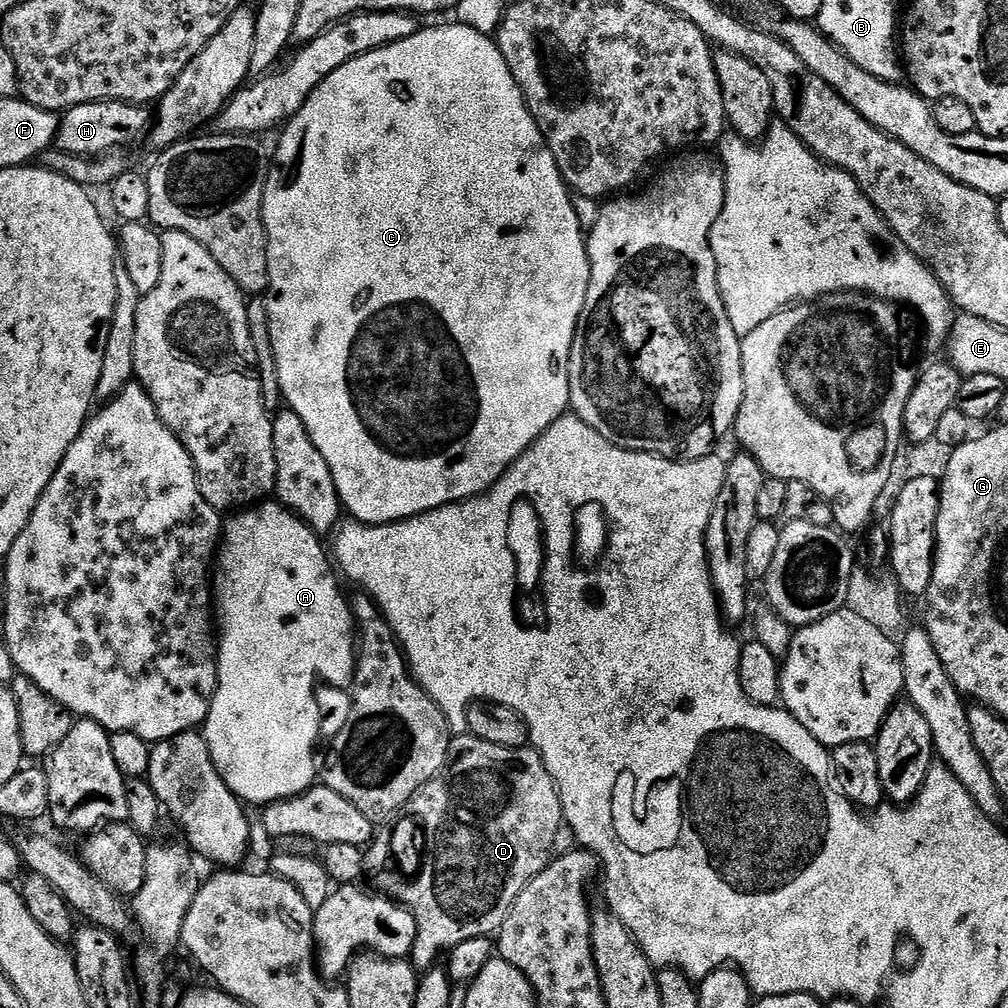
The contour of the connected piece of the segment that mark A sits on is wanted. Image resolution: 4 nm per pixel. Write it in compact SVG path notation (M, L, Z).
M261 502L247 510L229 515L222 524L222 539L218 545L218 563L214 568L214 620L218 625L218 655L216 657L216 692L208 719L202 725L204 741L212 755L218 774L226 782L228 789L245 805L267 806L279 800L289 800L291 796L301 796L318 780L318 760L316 764L316 739L320 736L320 708L316 705L316 679L321 676L328 684L344 688L353 683L356 675L358 655L358 625L352 614L349 597L344 597L340 584L336 581L330 552L324 549L321 537L305 524L295 512L289 512L279 502Z

